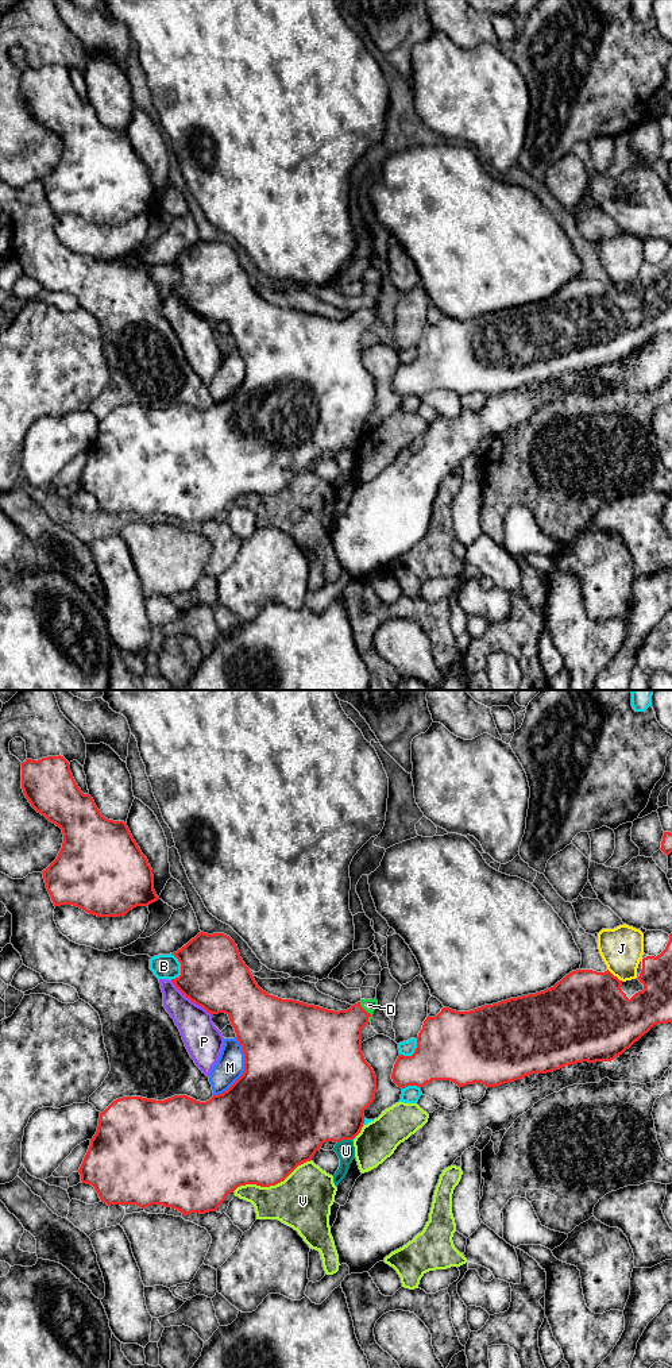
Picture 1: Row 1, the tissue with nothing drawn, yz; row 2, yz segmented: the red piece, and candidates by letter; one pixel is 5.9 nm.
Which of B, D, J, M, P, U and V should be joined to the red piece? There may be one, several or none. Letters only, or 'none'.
D

